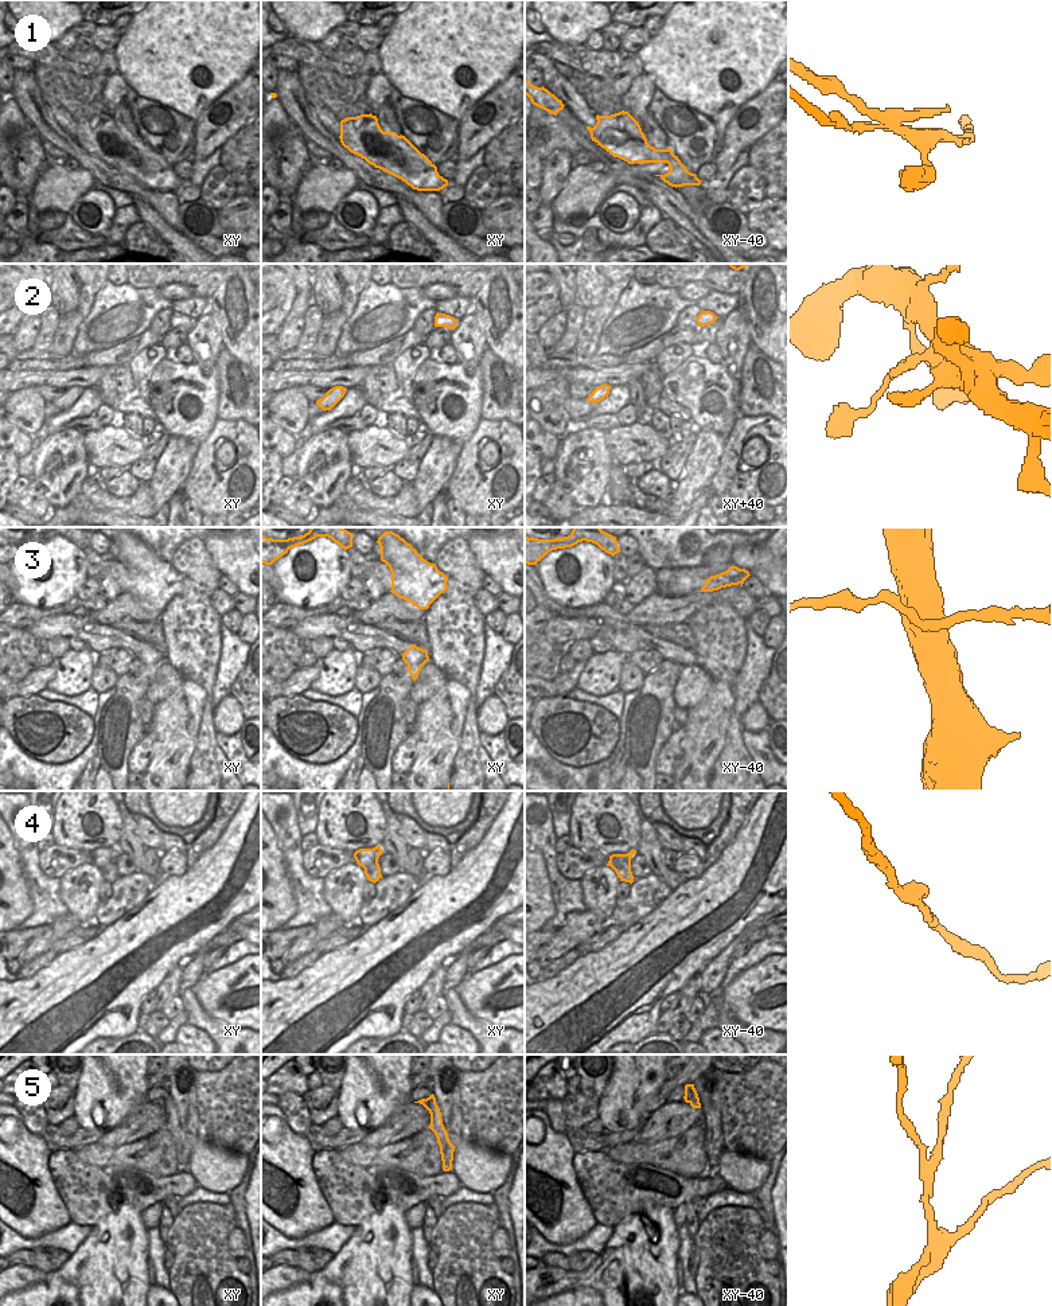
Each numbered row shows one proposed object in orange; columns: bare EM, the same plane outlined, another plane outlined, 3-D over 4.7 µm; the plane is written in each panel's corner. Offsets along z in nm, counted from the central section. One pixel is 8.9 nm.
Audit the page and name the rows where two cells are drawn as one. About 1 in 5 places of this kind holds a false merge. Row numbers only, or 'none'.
1, 3, 5.

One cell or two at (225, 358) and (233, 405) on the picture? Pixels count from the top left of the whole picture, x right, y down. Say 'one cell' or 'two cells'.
one cell

